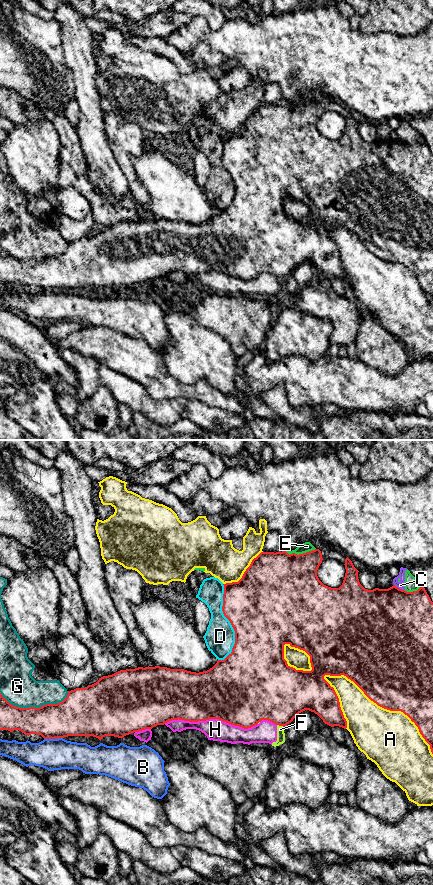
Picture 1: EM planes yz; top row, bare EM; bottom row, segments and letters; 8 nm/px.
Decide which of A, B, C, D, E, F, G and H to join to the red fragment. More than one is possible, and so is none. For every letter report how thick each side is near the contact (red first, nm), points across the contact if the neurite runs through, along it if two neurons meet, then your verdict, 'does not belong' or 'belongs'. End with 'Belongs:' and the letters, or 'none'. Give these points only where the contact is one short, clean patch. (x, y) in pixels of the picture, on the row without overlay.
A: calibres 500 and 440 nm; does not belong
B: calibres 320 and 260 nm; does not belong
C: calibres 480 and 60 nm; border yz (394, 136), (404, 142); does not belong
D: calibres 500 and 240 nm; does not belong
E: calibres 460 and 80 nm; does not belong
F: calibres 460 and 60 nm; border yz (277, 276), (283, 279); does not belong
G: calibres 280 and 280 nm; does not belong
H: calibres 460 and 170 nm; does not belong
Belongs: none

